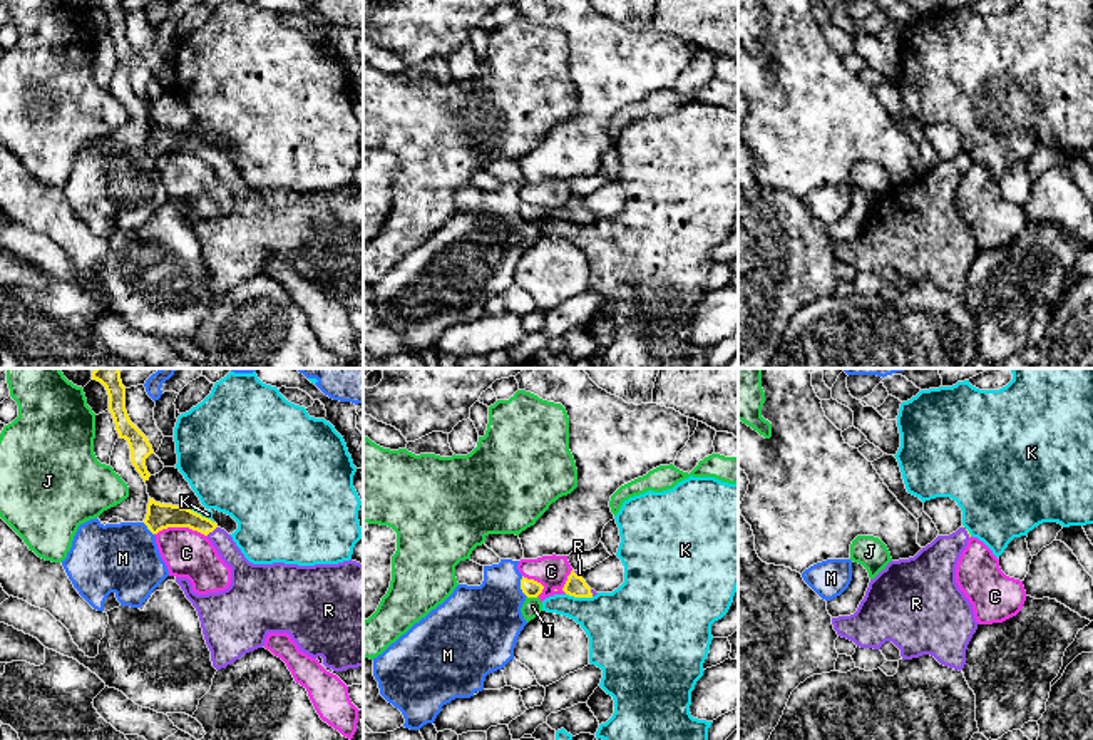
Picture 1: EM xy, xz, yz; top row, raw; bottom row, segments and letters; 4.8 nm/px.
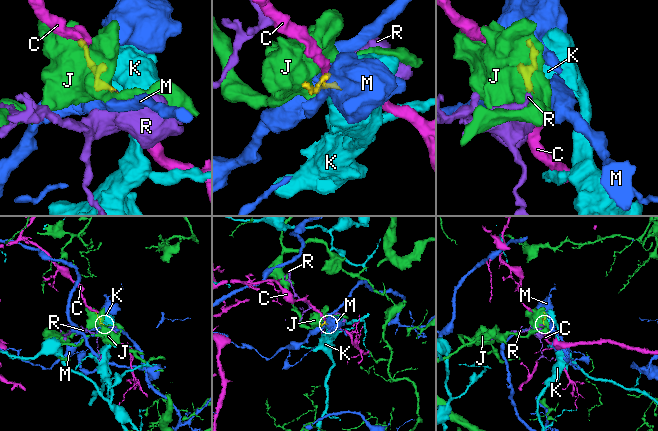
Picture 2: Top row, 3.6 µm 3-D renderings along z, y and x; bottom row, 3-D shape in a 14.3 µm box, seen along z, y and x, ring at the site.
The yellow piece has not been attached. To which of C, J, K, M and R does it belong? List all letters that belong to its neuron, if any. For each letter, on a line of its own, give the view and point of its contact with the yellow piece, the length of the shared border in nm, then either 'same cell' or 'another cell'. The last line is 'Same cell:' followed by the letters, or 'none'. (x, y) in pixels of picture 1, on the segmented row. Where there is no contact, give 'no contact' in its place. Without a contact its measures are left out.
C: xy (181, 526) | 260 nm | another cell
J: xz (533, 596) | 50 nm | another cell
K: xz (579, 596) | 140 nm | another cell
M: xz (521, 586) | 110 nm | another cell
R: xy (211, 531) | 70 nm | same cell
Same cell: R

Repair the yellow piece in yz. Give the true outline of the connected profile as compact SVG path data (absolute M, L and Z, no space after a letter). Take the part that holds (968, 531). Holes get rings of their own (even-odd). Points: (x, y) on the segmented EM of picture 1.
M962 526L949 536L937 536L914 558L890 561L870 579L854 614L832 618L837 635L860 648L874 650L892 641L901 650L902 660L931 655L941 665L961 671L966 665L967 645L979 624L972 604L956 583L956 566L969 537L969 531Z

